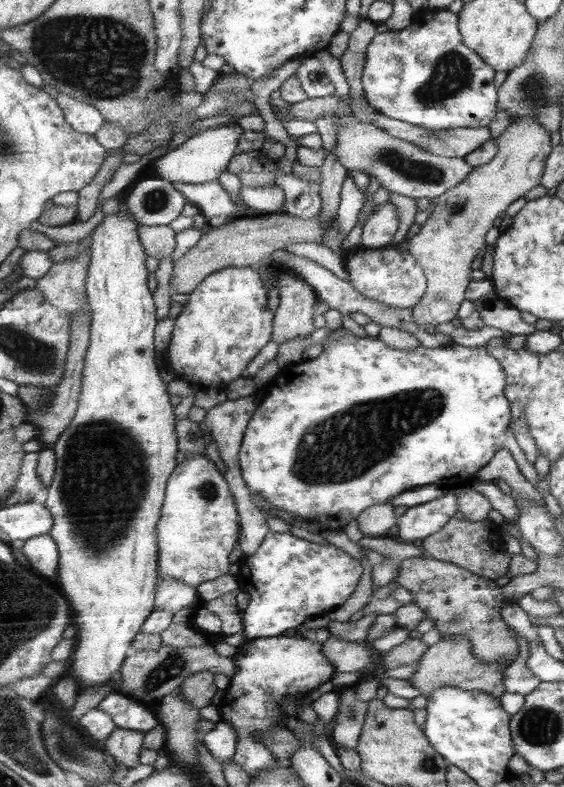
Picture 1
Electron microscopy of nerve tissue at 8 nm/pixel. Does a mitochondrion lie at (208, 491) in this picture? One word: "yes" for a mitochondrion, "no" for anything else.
yes

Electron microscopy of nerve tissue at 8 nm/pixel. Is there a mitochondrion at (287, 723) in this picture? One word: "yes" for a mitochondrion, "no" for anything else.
no

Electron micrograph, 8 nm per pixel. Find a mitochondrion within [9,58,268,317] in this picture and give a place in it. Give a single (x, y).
(155, 201)

